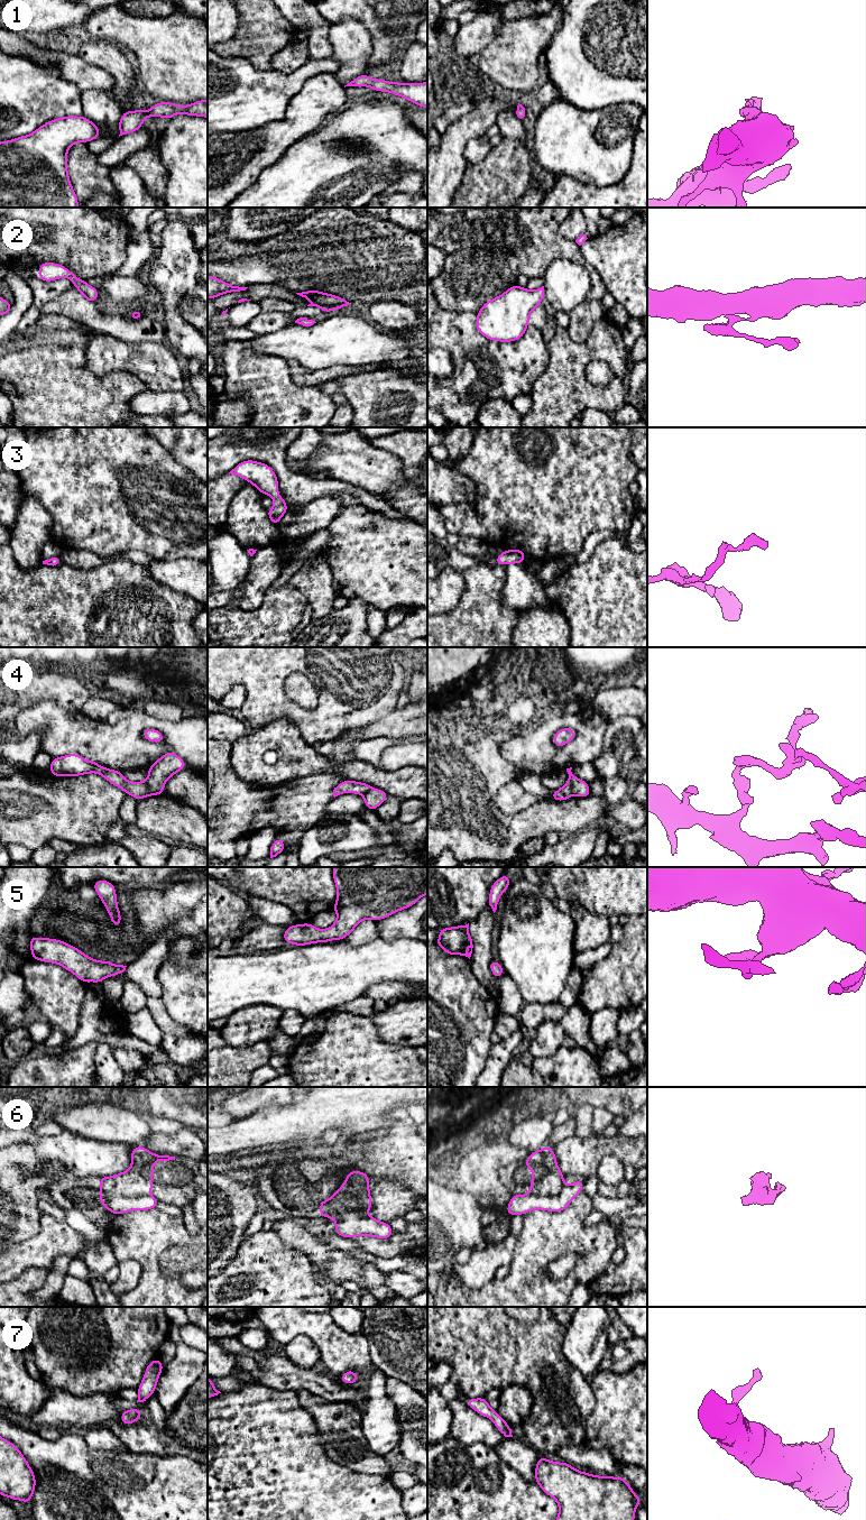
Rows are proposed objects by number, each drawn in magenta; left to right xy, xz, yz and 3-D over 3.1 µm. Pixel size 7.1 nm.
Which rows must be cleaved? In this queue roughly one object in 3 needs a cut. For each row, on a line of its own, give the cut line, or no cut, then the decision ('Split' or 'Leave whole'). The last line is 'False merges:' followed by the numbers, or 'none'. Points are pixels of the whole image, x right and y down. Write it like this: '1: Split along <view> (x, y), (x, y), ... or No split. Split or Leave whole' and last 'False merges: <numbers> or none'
1: No split. Leave whole
2: No split. Leave whole
3: No split. Leave whole
4: Split along yz (569, 780), (571, 791), (574, 794). Split
5: No split. Leave whole
6: Split along xz (366, 1209), (353, 1209), (339, 1204), (330, 1217). Split
7: No split. Leave whole
False merges: 4, 6

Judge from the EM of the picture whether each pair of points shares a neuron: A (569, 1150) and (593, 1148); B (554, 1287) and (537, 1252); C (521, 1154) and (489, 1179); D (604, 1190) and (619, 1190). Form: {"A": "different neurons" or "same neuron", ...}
{"A": "same neuron", "B": "same neuron", "C": "same neuron", "D": "same neuron"}

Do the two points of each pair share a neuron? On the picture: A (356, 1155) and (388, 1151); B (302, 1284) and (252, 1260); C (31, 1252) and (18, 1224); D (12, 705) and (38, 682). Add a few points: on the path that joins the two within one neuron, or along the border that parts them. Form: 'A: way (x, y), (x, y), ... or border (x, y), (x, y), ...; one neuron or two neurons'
A: way (364, 1152), (380, 1152); one neuron
B: way (289, 1284), (277, 1284), (265, 1272); one neuron
C: border (40, 1216), (40, 1228), (33, 1236), (11, 1245); two neurons
D: way (20, 697), (24, 693), (35, 693), (36, 690); one neuron

